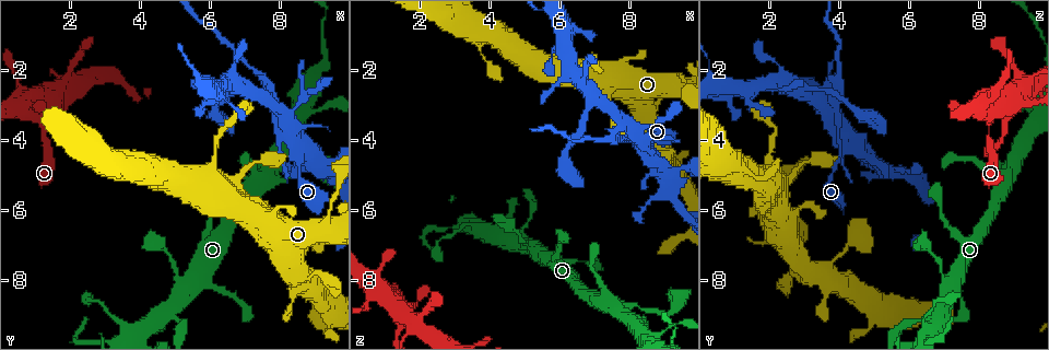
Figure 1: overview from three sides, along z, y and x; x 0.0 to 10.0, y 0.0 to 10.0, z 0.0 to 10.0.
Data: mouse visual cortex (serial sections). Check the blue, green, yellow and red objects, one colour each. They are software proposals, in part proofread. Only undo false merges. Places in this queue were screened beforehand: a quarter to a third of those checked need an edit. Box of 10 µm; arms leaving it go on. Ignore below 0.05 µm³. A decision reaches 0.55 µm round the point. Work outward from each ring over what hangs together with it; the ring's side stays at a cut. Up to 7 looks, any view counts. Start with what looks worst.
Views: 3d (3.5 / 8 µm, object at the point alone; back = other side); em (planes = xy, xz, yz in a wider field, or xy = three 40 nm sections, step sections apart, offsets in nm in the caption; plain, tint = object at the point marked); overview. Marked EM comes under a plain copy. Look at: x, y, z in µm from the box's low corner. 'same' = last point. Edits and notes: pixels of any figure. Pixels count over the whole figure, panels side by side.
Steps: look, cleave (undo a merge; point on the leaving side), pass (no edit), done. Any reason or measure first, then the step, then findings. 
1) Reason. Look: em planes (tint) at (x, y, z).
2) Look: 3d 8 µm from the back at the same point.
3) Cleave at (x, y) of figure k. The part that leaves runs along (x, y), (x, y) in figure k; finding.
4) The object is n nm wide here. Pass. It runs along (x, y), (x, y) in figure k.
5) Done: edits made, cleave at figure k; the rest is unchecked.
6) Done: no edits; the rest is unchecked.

Narrows sharply. Look: 3d 8 µm from the back at (1.15, 3.45, 8.40).

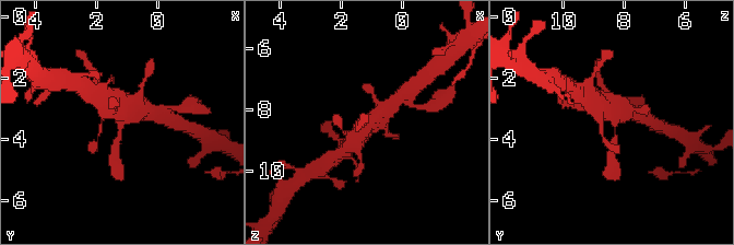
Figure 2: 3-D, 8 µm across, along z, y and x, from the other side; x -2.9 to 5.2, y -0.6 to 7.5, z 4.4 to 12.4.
Look: 3d 3.5 µm from the back at the same point.

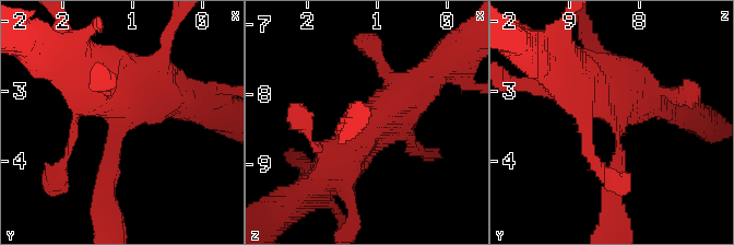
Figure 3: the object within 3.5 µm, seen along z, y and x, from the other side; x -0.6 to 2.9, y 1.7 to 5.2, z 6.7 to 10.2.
4 arms meet here; the arms are 250, 500, 500, 600 nm wide; now the EM. Look: em xy step 2 (tint) at (1.10, 3.45, 8.35).

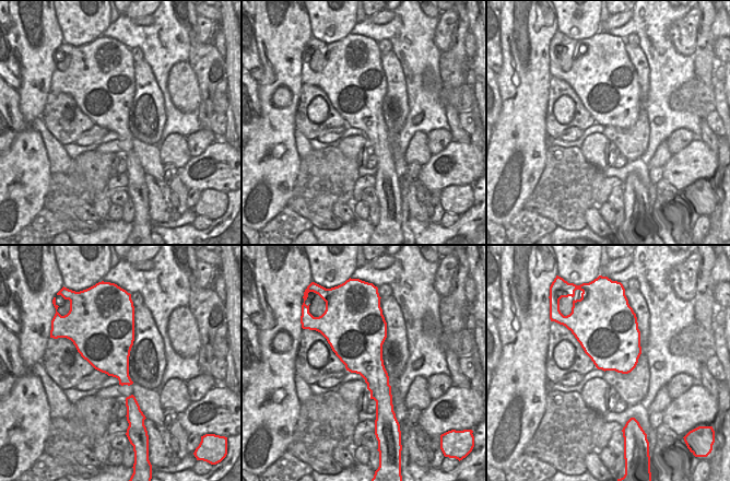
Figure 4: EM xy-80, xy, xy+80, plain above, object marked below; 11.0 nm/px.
Pass. It runs along (615, 191), (618, 124), (570, 73) in figure 3; one cell here.

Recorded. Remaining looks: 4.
Thick turns thin. Look: 3d 8 µm at (8.80, 2.70, 3.50).

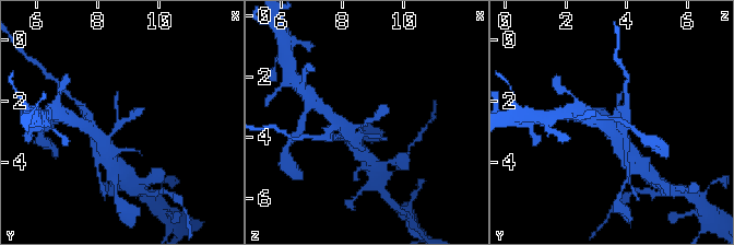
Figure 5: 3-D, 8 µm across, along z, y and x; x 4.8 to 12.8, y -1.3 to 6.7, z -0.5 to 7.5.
Closer look. Look: 3d 3.5 µm at the same point.

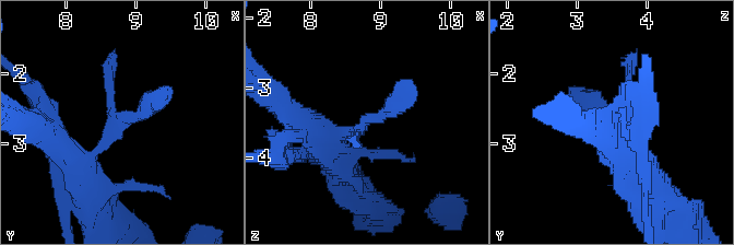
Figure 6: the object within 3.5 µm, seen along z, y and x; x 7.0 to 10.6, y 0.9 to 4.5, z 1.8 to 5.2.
Look: em xy step 5 (tint) at (8.90, 2.65, 3.45).

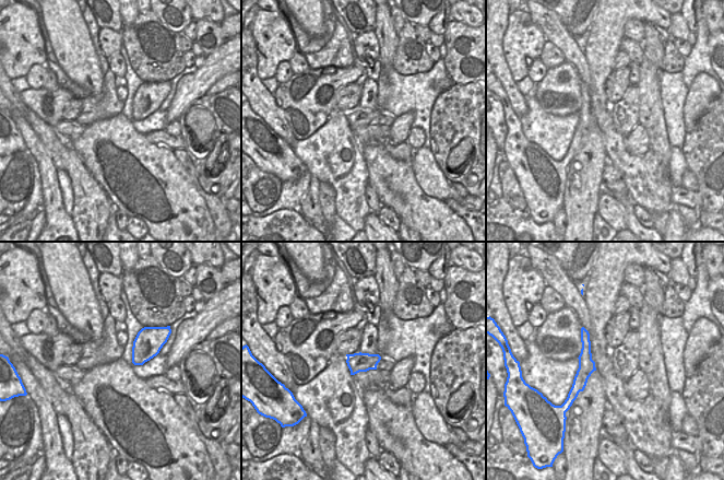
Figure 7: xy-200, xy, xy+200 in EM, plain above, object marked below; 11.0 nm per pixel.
Pass. It runs along (85, 170), (79, 163), (166, 85) in figure 6; all the same cell.

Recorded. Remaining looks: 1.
Done: no edits; the rest is unchecked.

